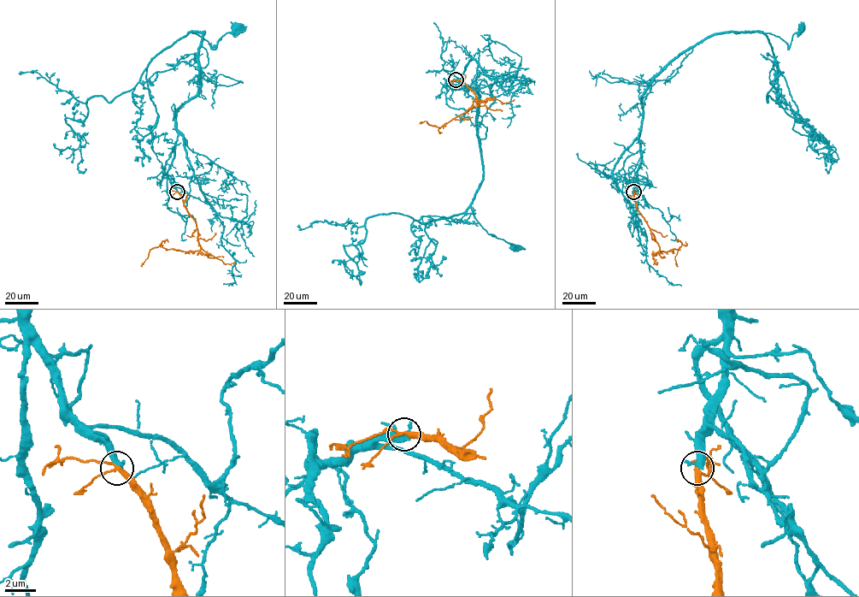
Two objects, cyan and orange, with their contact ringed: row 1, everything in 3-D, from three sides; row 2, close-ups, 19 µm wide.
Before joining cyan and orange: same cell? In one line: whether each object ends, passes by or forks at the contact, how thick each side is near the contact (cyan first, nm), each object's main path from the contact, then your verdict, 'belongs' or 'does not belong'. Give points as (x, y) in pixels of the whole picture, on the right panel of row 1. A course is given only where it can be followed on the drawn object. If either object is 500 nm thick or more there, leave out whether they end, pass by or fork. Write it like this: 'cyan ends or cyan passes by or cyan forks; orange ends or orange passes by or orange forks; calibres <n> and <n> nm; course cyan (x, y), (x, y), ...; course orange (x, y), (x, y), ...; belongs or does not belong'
calibres 500 and 220 nm; course cyan (633, 191), (641, 161), (642, 96), (656, 76), (675, 58), (714, 34), (771, 33), (788, 47), (802, 26); course orange (633, 192), (635, 206), (660, 251), (665, 251), (681, 246), (675, 257), (678, 266); belongs

